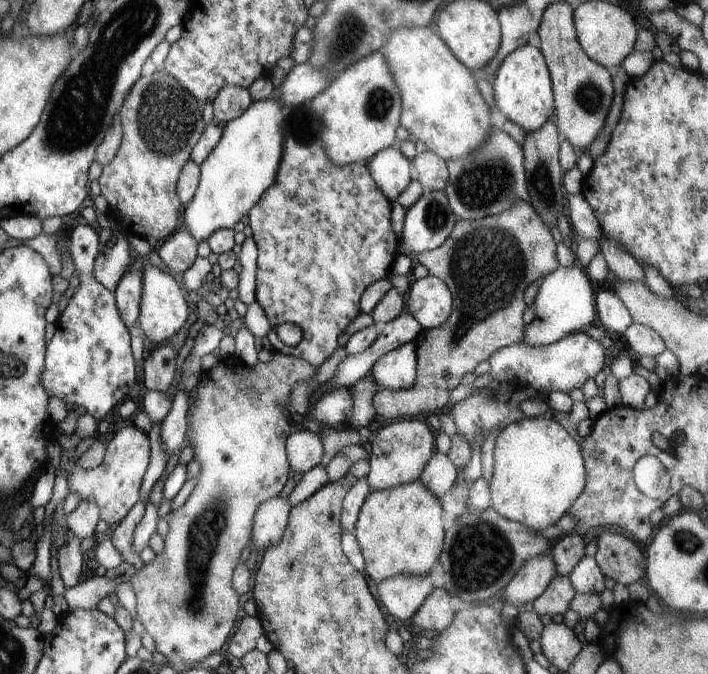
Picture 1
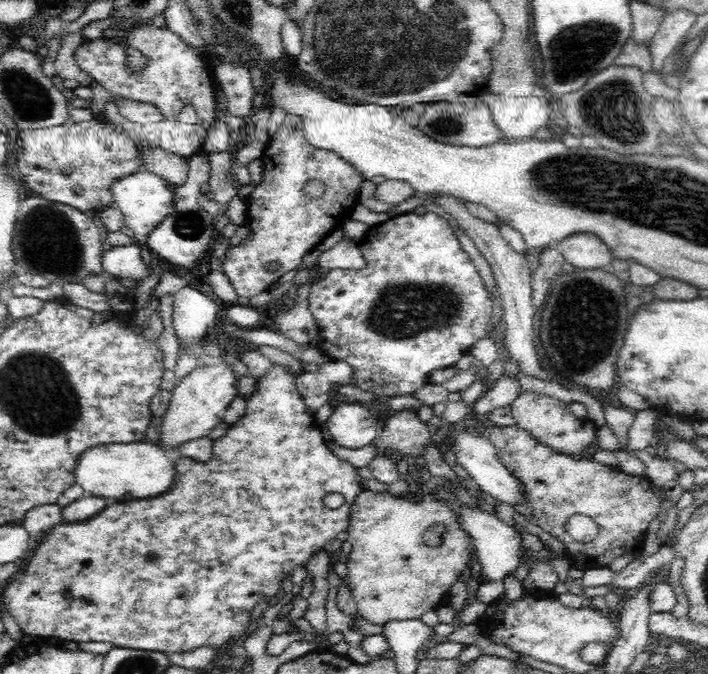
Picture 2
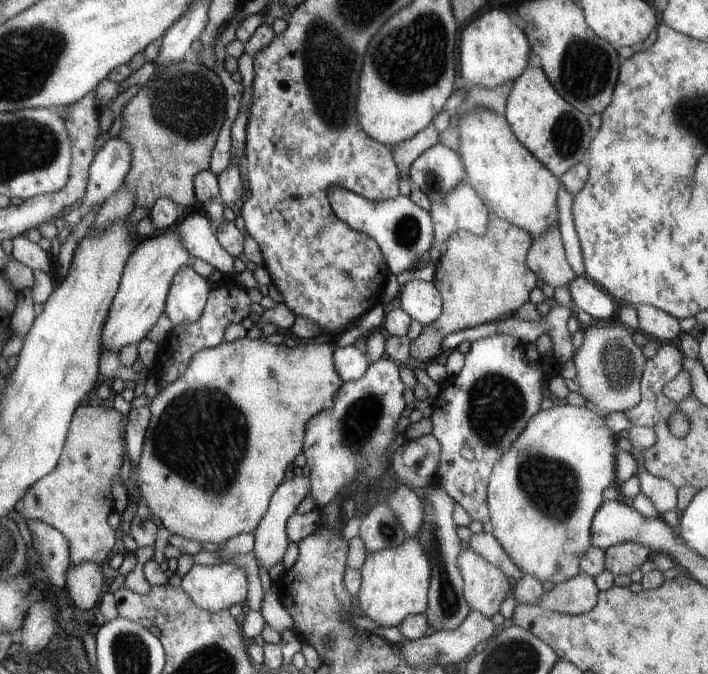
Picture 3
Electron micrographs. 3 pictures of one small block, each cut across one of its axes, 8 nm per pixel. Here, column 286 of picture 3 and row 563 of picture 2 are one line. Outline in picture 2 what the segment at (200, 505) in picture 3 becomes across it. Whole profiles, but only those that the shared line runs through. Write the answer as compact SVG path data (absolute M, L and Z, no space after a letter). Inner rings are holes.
M461 481L462 485L454 485L452 486L450 483L450 488L448 491L454 495L454 500L452 502L445 502L445 500L439 500L437 498L437 489L433 490L433 493L426 493L420 497L416 497L414 501L409 501L404 498L393 497L389 491L384 493L372 492L371 490L363 490L358 496L356 496L354 500L354 504L352 504L352 508L350 508L350 524L348 524L348 536L349 542L352 545L352 551L345 557L346 565L348 568L348 575L345 580L346 585L350 588L354 599L356 599L358 606L358 614L374 625L386 626L386 622L400 622L400 620L404 620L405 622L408 620L417 620L420 619L422 614L426 614L429 611L437 611L439 608L446 607L450 604L449 602L449 589L452 585L458 580L460 576L464 573L470 564L470 560L474 560L474 554L476 554L476 548L472 545L472 540L469 537L467 532L464 532L462 525L457 520L457 512L455 510L458 507L478 507L480 509L480 505L482 505L482 501L480 497L478 497L479 487L471 482L471 481ZM435 525L443 525L443 533L441 534L442 543L439 546L434 548L430 548L426 546L423 542L423 536L426 534L426 530L428 528L434 527Z

